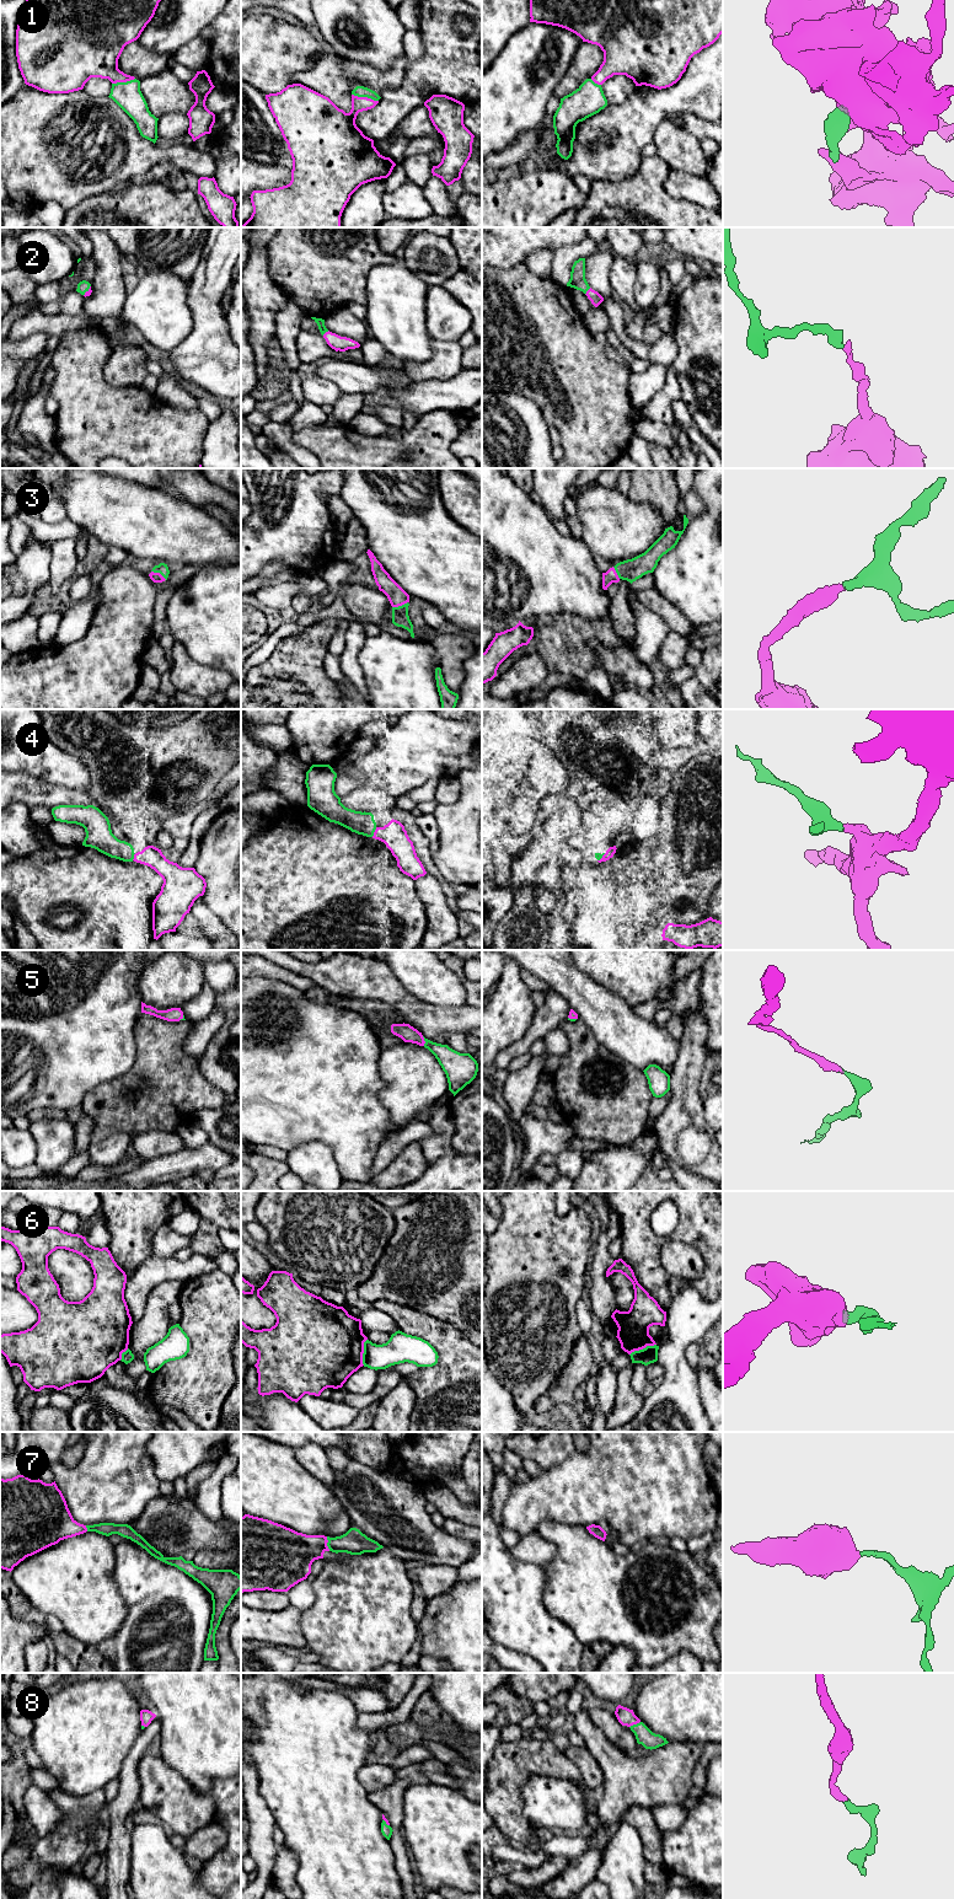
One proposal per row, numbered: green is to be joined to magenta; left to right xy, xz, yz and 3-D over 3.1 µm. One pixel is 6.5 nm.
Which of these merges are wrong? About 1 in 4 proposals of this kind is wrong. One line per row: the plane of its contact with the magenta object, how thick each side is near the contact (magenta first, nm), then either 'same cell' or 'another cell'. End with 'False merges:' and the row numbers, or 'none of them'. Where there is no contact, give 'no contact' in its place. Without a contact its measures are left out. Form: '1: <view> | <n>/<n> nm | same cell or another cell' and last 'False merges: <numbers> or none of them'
1: xz | 200/80 nm | same cell
2: yz | 80/100 nm | same cell
3: xz | 120/110 nm | same cell
4: xz | 160/140 nm | same cell
5: xz | 110/160 nm | same cell
6: yz | 200/110 nm | another cell
7: xz | 300/160 nm | same cell
8: yz | 110/110 nm | same cell
False merges: 6

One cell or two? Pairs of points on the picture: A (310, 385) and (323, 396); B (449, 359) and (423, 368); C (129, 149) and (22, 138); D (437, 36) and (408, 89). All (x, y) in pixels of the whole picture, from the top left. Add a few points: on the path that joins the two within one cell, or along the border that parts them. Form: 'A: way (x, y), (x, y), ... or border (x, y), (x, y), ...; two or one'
A: way (314, 387), (320, 392); one
B: way (443, 365), (429, 368); one
C: way (111, 180), (94, 187), (65, 187), (47, 169); one
D: way (437, 49), (437, 60), (422, 75); one

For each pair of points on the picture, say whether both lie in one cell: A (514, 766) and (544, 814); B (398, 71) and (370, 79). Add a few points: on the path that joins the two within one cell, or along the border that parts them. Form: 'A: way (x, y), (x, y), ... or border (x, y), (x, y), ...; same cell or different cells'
A: border (548, 794), (541, 800), (537, 810); different cells
B: way (391, 78), (378, 79); same cell

